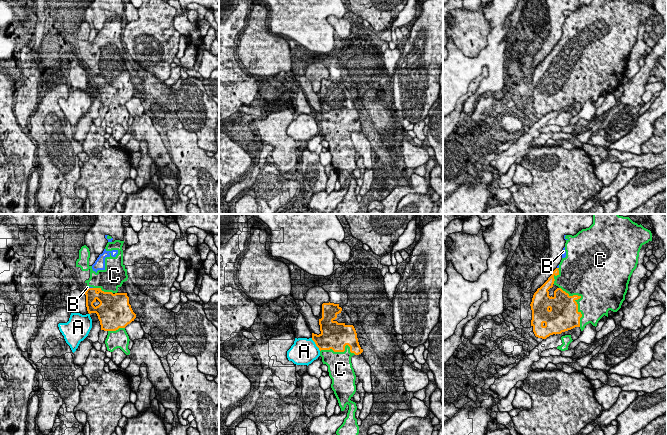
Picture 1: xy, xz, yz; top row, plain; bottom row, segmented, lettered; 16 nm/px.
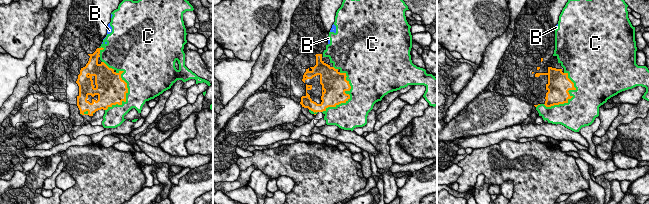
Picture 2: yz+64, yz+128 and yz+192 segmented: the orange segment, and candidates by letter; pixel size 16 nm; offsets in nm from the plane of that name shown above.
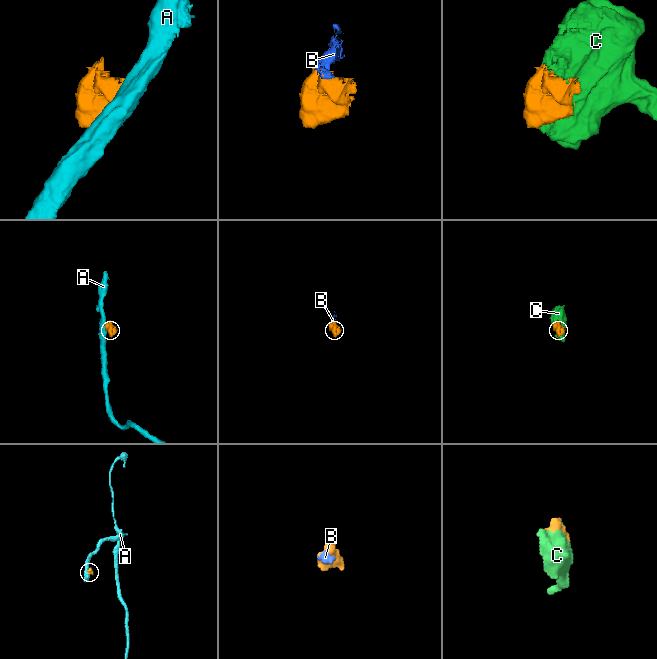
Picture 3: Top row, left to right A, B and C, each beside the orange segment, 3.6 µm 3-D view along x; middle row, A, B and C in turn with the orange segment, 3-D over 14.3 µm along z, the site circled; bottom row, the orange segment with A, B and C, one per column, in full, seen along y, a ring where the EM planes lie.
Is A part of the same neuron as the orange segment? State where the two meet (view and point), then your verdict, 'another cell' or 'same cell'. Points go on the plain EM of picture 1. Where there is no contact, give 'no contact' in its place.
xz (315, 119) | another cell

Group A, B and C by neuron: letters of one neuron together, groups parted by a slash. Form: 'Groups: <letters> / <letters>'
Groups: A / B C

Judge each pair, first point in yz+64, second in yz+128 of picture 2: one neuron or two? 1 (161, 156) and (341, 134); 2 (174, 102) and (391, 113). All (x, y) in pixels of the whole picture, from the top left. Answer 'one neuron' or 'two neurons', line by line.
1: one neuron
2: one neuron

